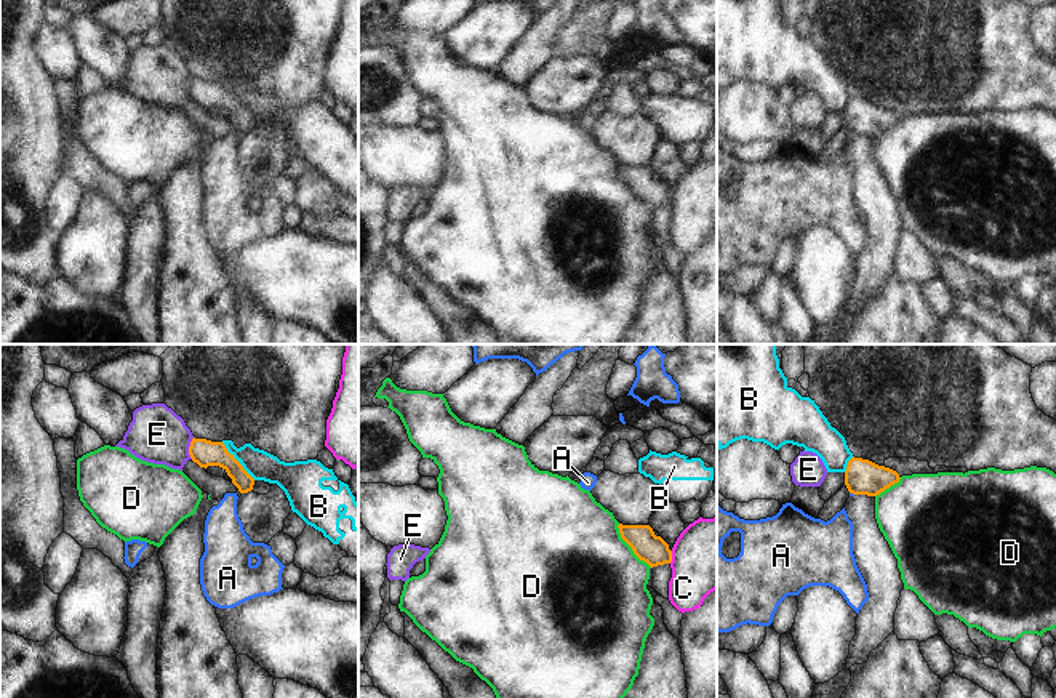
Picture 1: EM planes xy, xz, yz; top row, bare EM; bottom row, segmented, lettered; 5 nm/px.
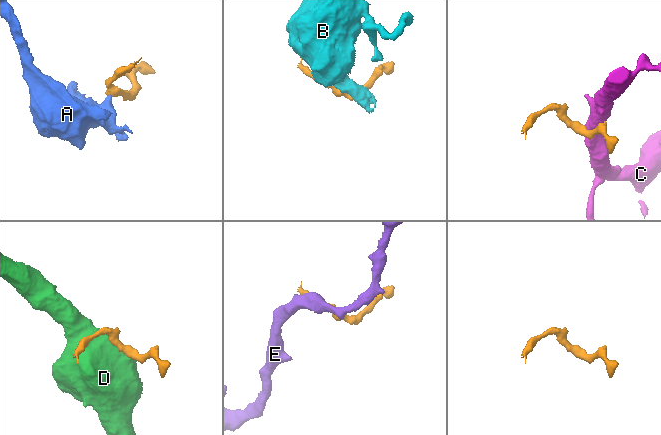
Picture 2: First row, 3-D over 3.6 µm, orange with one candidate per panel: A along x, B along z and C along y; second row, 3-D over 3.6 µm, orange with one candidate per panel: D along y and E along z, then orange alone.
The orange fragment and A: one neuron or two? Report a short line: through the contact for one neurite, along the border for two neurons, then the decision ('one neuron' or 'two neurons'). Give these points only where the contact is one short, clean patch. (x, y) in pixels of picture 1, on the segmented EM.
line yz (850, 492), (853, 495); two neurons

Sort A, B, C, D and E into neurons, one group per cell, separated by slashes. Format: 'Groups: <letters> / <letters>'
Groups: A / B / C / D / E

